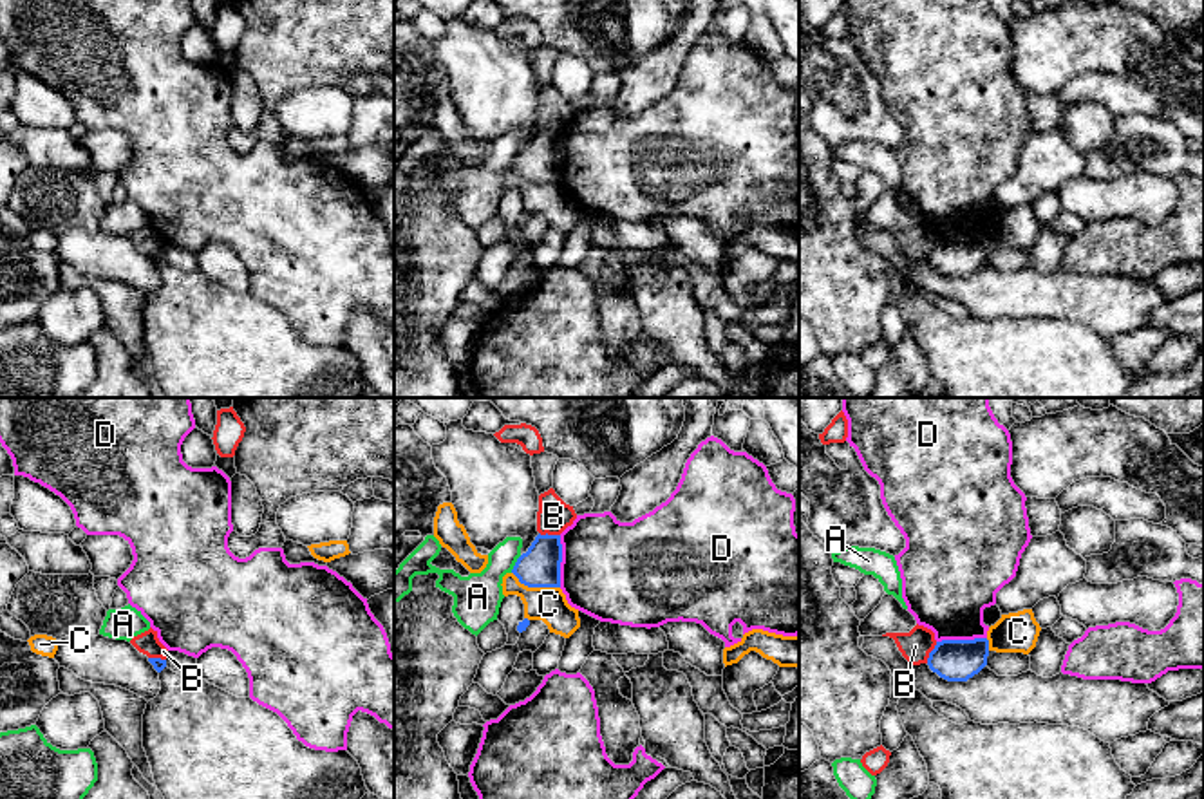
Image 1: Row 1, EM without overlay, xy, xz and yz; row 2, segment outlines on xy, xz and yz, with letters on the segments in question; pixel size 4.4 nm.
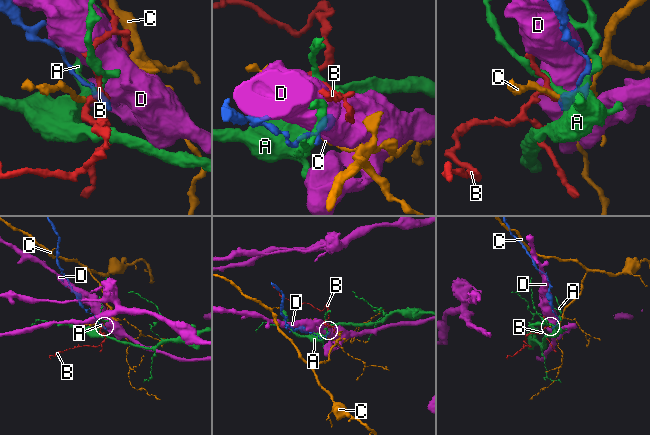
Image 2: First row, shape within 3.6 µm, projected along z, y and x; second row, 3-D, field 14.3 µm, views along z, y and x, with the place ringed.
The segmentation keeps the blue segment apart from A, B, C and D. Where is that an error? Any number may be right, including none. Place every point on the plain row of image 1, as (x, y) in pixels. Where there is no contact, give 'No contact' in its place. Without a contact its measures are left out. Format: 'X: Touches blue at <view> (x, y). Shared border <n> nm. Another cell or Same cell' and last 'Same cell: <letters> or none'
A: Touches blue at xz (516, 159). Shared border 90 nm. Another cell
B: Touches blue at xz (550, 131). Shared border 100 nm. Another cell
C: Touches blue at xz (536, 181). Shared border 220 nm. Another cell
D: Touches blue at xz (561, 156). Shared border 240 nm. Another cell
Same cell: none

